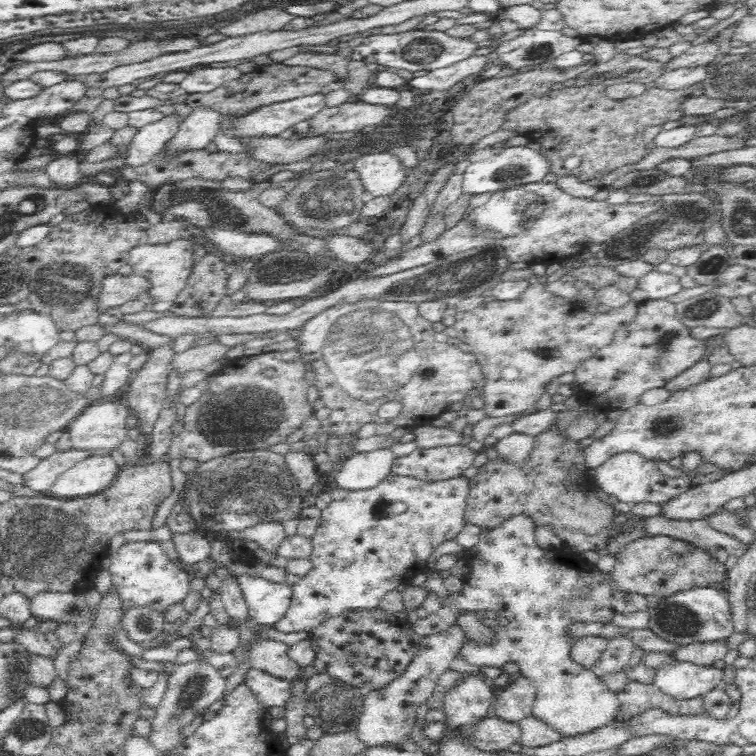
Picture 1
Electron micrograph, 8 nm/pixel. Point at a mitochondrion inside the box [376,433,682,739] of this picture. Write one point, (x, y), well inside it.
(570, 595)

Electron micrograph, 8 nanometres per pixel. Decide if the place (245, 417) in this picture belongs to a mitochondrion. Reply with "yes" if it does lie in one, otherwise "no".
yes

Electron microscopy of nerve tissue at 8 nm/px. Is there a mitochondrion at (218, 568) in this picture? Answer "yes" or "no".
no

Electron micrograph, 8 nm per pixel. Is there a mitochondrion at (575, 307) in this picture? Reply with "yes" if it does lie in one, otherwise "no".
no

